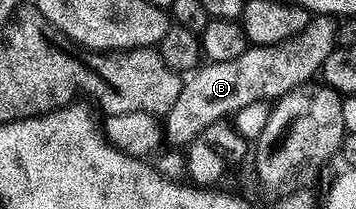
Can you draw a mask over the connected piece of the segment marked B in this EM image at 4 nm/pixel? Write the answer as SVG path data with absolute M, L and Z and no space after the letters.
M330 16L310 18L307 29L279 45L250 46L232 61L206 62L182 82L175 105L163 116L163 139L173 147L188 148L189 142L207 125L228 120L239 109L269 103L310 82L320 72L323 61L335 49L335 23Z

